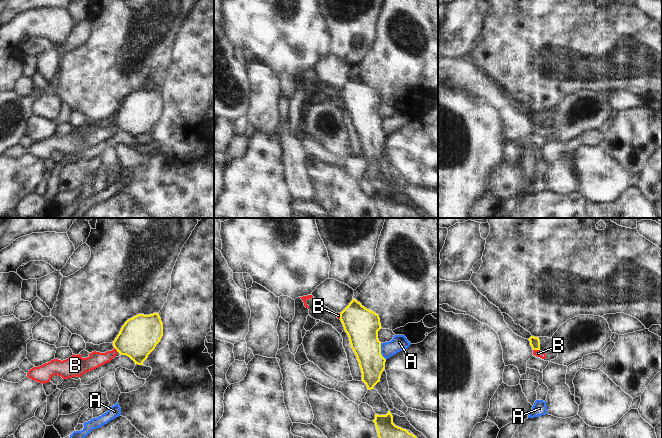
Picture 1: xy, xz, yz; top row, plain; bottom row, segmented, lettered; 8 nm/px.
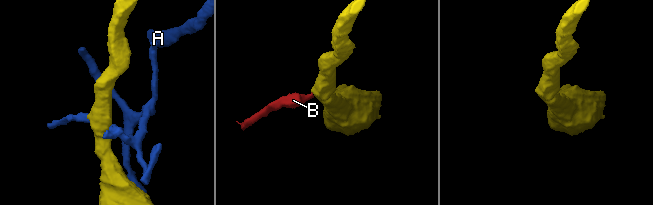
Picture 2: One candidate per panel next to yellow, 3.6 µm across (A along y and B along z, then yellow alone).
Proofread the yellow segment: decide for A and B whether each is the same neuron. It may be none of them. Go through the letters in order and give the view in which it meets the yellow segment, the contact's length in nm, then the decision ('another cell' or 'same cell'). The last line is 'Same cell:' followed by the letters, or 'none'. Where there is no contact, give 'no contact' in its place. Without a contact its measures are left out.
A: contact in xz; length 140 nm; another cell
B: contact in yz; length 60 nm; another cell
Same cell: none

